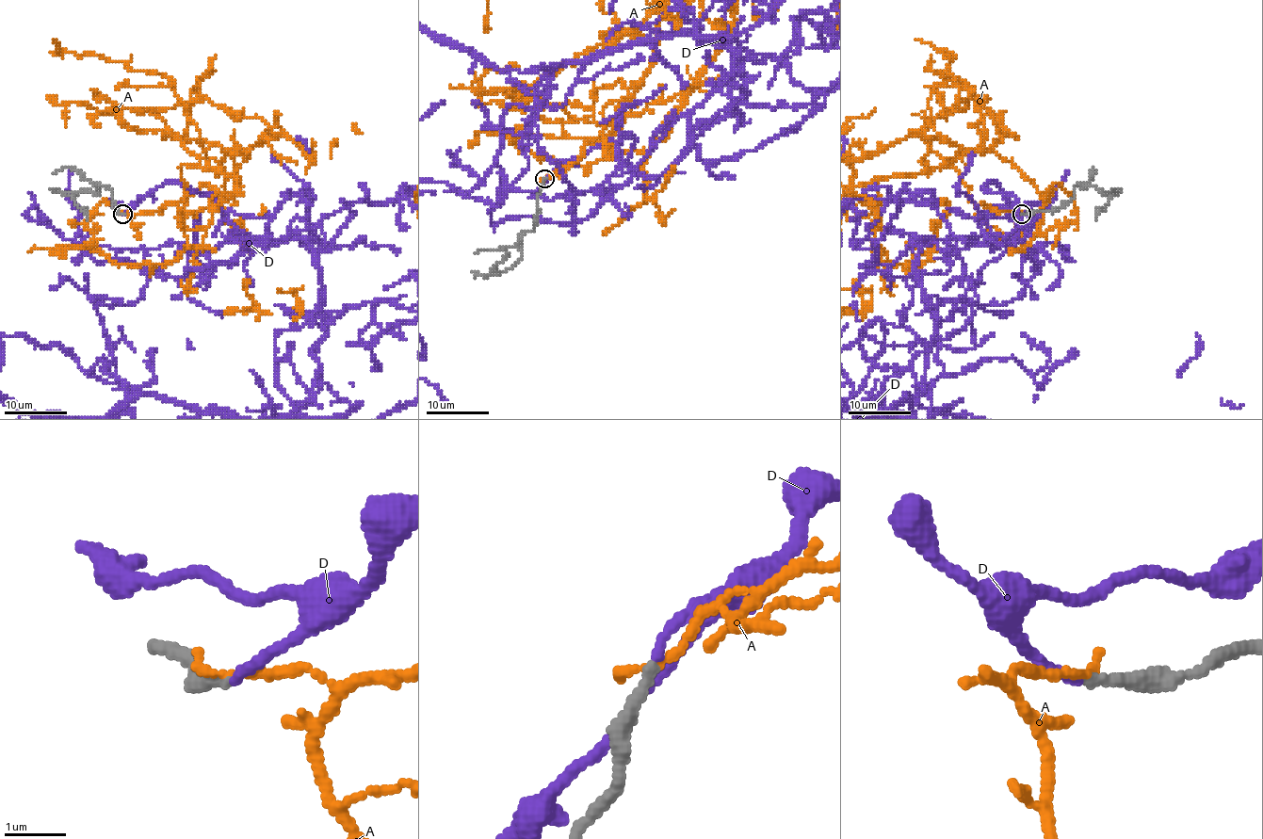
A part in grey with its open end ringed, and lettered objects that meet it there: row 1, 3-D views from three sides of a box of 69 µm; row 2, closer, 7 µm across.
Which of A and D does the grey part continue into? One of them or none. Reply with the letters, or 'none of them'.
D

